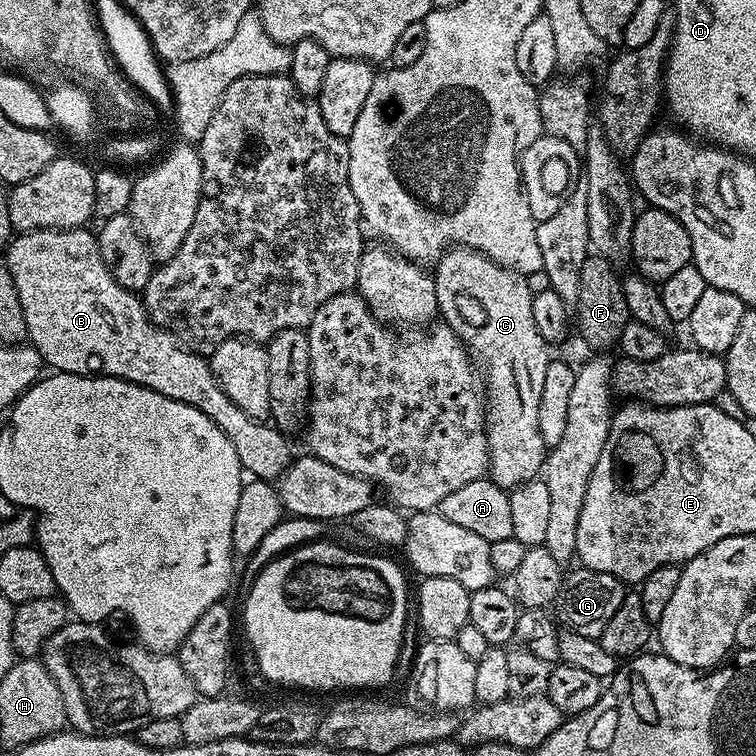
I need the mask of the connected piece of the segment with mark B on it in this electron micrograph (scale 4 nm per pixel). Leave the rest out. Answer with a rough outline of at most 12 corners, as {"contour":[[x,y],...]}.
{"contour":[[87,227],[13,235],[28,340],[57,372],[202,410],[249,477],[289,437],[114,280]]}

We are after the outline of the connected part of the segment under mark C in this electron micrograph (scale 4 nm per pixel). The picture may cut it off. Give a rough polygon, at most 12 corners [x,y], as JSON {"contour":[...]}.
{"contour":[[473,248],[435,261],[438,316],[482,369],[487,475],[543,469],[550,345],[527,278]]}

